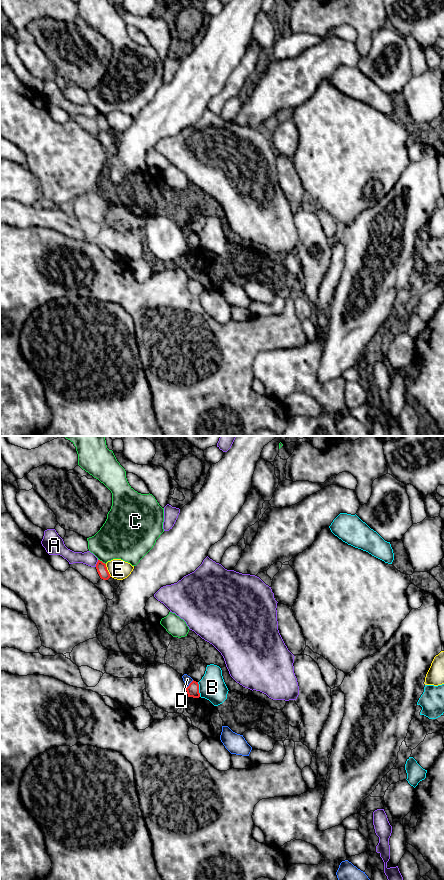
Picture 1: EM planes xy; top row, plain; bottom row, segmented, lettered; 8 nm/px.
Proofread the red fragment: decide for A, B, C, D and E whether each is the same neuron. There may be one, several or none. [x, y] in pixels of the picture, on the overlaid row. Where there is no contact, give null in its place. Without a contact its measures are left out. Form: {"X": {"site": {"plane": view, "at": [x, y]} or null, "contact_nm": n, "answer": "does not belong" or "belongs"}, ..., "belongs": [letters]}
{"A": {"site": {"plane": "xy", "at": [97, 563]}, "contact_nm": 60, "answer": "does not belong"}, "B": {"site": {"plane": "xy", "at": [198, 689]}, "contact_nm": 120, "answer": "does not belong"}, "C": {"site": {"plane": "xy", "at": [101, 561]}, "contact_nm": 80, "answer": "does not belong"}, "D": {"site": {"plane": "xy", "at": [189, 684]}, "contact_nm": 90, "answer": "does not belong"}, "E": {"site": {"plane": "xy", "at": [107, 570]}, "contact_nm": 120, "answer": "does not belong"}, "belongs": []}

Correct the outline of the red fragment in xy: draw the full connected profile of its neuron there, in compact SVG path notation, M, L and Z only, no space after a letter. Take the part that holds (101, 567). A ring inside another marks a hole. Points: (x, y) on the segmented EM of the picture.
M98 560L96 569L101 579L108 580L111 577L107 570L106 564L102 561Z

